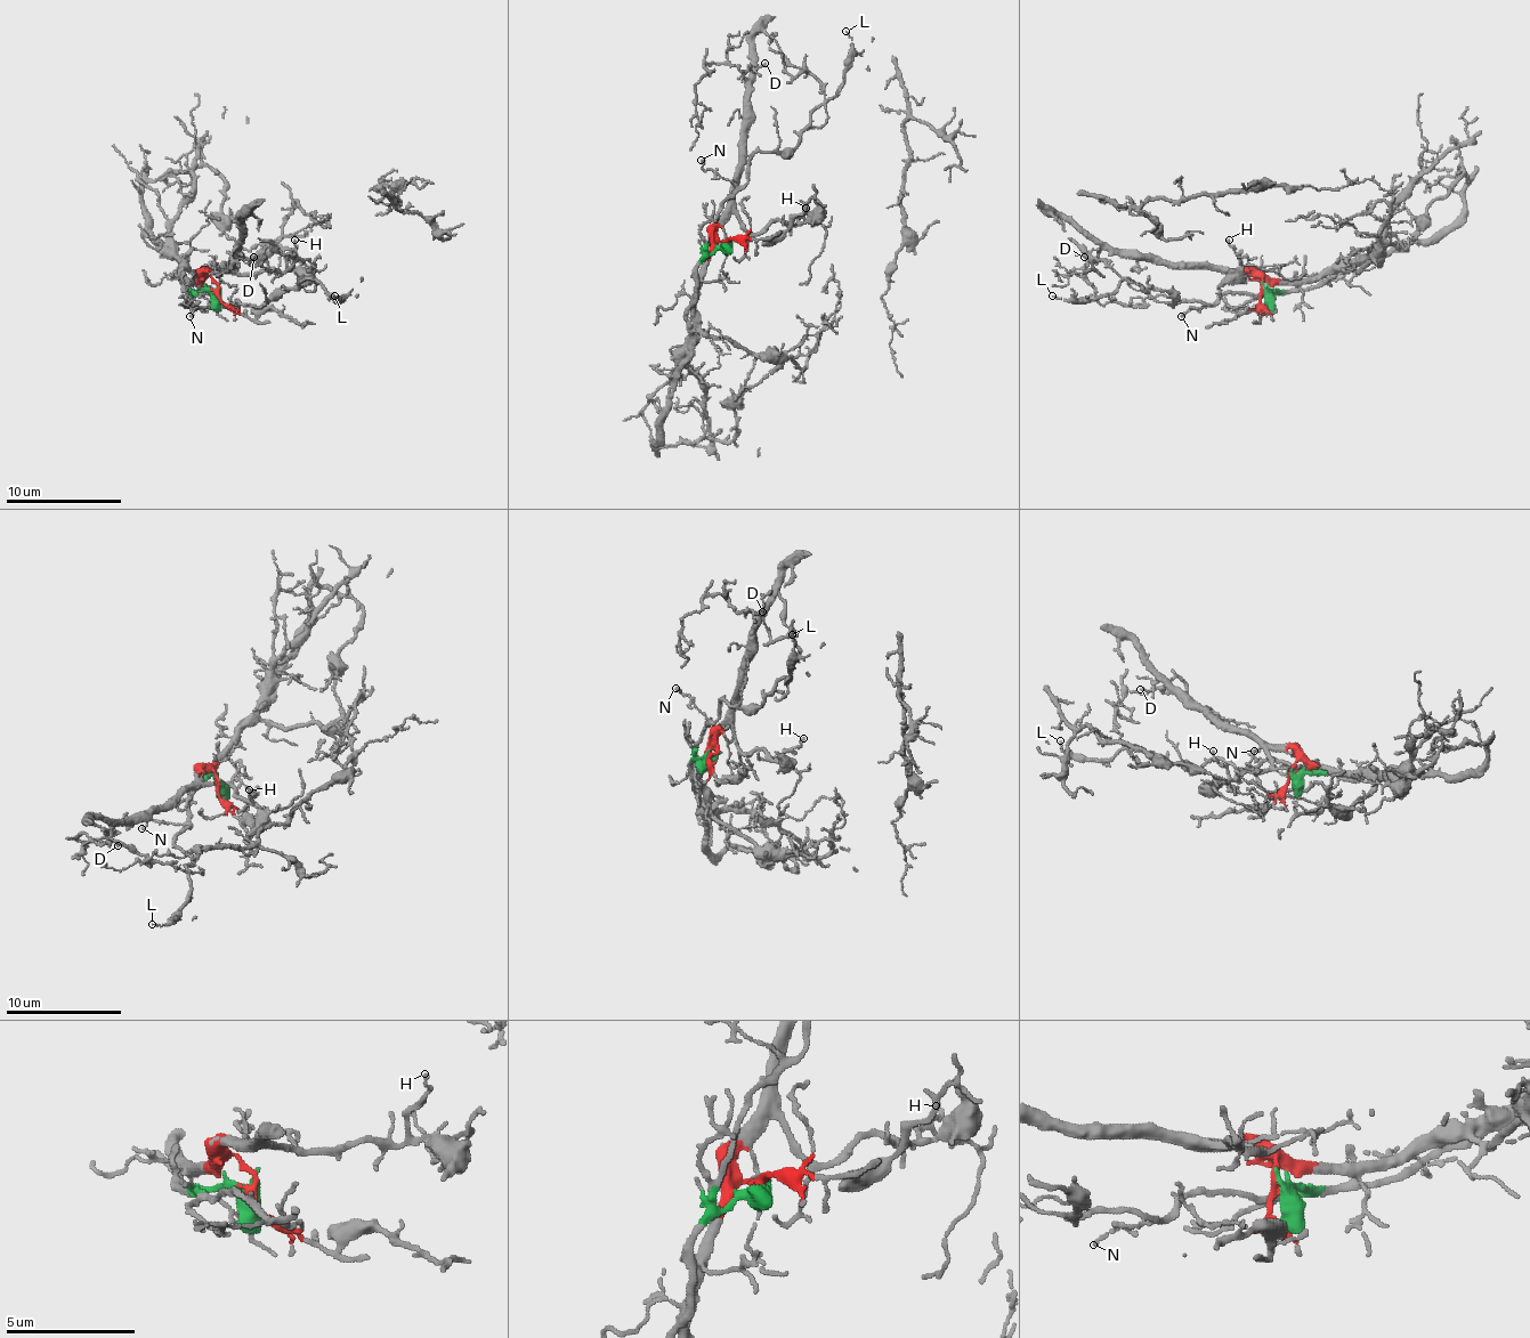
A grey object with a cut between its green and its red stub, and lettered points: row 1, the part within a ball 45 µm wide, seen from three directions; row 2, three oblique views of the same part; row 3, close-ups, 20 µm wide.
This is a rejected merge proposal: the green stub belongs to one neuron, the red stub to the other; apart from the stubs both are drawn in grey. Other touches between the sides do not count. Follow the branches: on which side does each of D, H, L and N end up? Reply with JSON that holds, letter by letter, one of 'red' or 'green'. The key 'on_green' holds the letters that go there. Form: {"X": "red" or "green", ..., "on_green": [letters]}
{"D": "red", "H": "red", "L": "green", "N": "green", "on_green": ["L", "N"]}

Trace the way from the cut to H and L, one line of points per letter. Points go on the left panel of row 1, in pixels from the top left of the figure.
H: (218, 288), (203, 274), (282, 270), (293, 238)
L: (218, 288), (195, 293), (244, 306), (278, 299), (316, 280), (340, 299), (334, 297)

